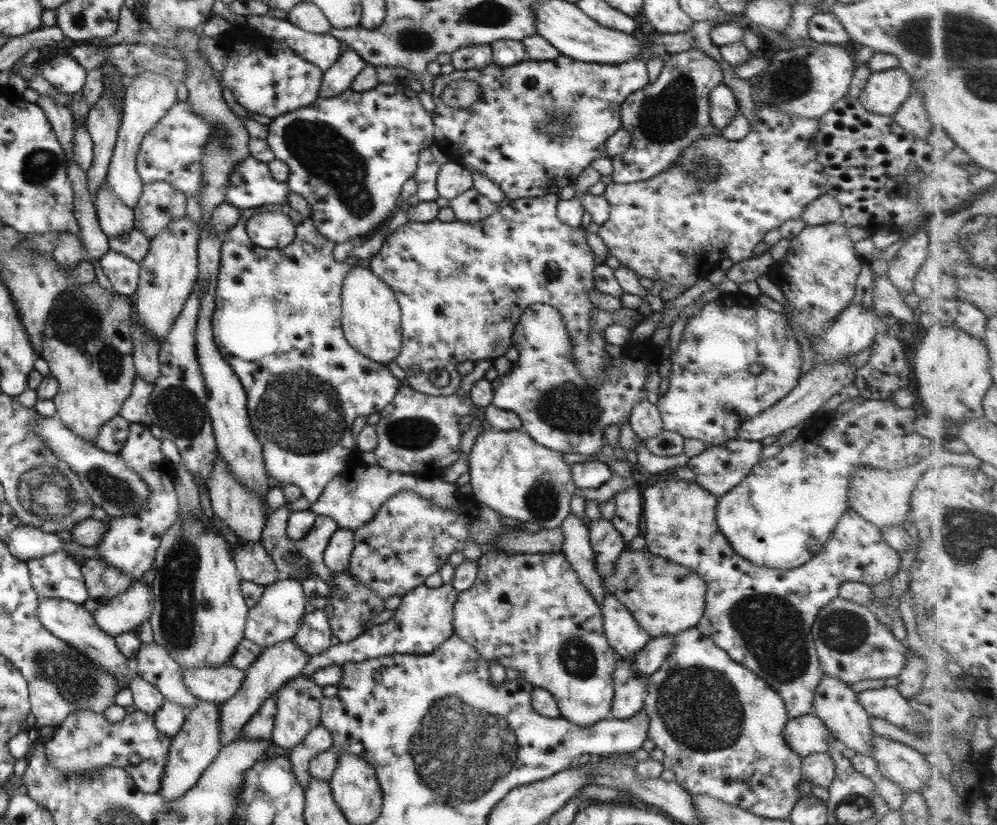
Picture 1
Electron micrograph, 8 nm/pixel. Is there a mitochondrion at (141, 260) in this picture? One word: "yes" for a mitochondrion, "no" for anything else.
no

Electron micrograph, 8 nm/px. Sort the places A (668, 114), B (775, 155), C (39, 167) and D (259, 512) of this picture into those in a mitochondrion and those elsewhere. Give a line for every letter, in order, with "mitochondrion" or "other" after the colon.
A: mitochondrion
B: other
C: mitochondrion
D: other

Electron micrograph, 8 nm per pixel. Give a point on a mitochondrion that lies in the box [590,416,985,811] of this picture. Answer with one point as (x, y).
(697, 704)

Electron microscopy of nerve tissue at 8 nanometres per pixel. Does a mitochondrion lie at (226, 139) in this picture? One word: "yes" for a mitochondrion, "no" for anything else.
yes

